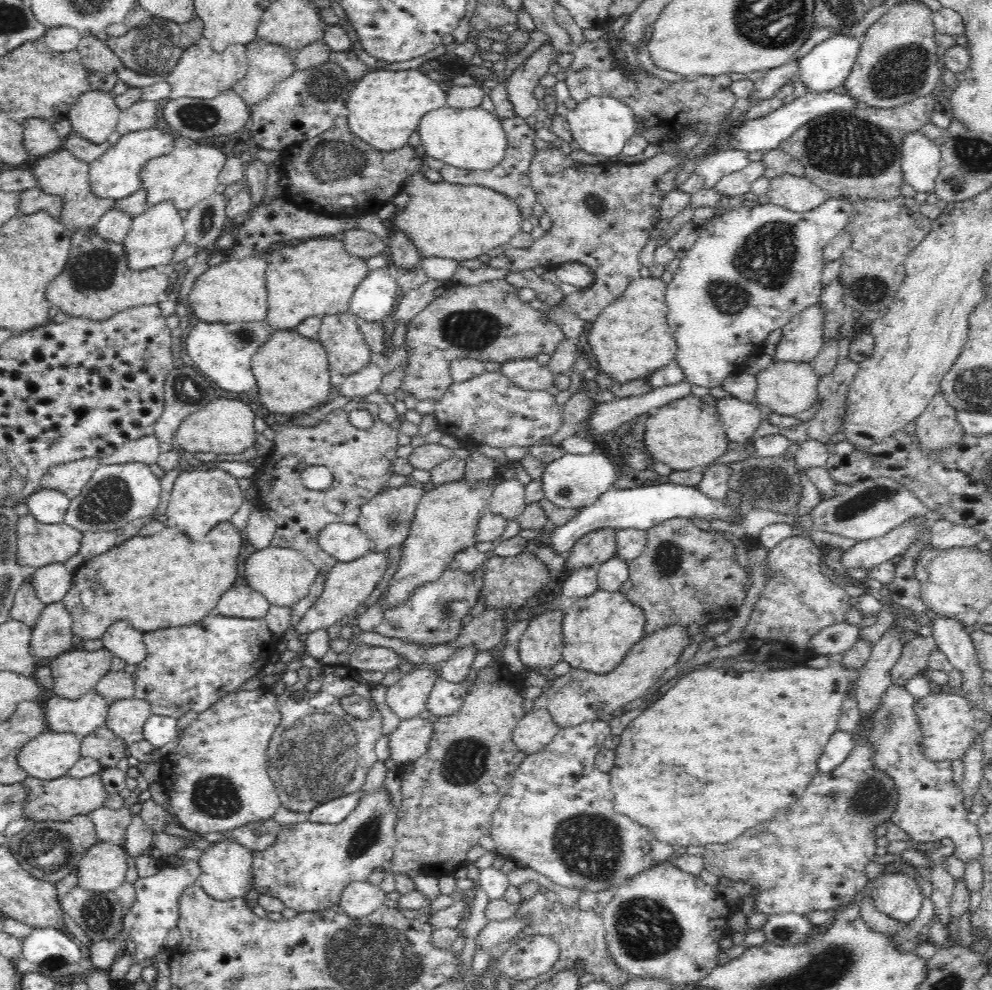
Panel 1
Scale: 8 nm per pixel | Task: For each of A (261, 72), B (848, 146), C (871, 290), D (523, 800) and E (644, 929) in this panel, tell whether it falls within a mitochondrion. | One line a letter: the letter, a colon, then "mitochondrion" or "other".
A: other
B: mitochondrion
C: mitochondrion
D: other
E: mitochondrion

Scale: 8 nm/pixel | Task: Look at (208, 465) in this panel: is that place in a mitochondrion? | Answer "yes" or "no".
no

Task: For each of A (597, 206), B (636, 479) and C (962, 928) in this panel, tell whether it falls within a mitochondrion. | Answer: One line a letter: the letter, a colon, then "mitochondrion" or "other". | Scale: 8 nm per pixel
A: mitochondrion
B: other
C: other

